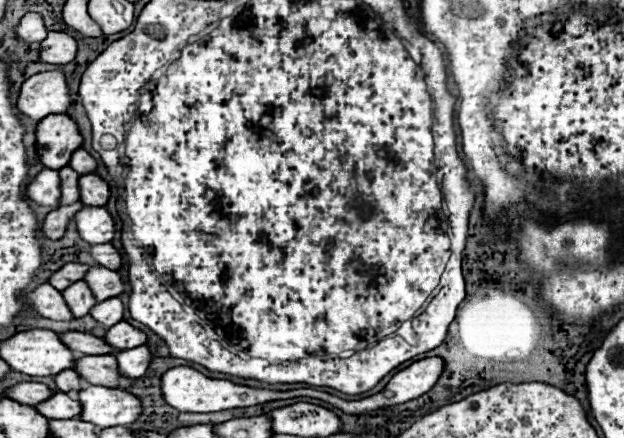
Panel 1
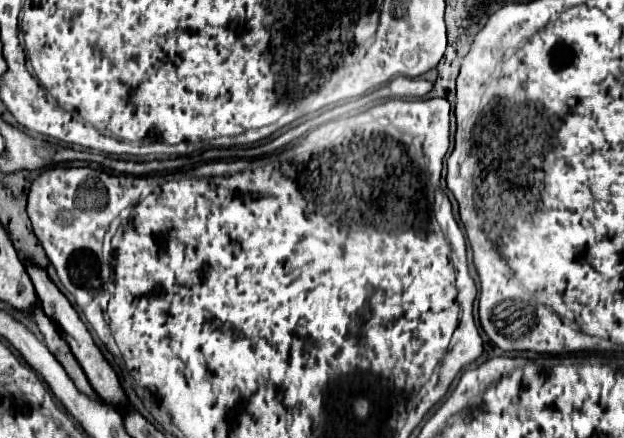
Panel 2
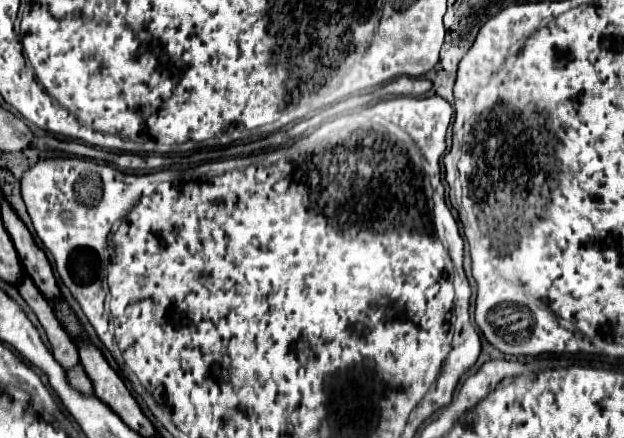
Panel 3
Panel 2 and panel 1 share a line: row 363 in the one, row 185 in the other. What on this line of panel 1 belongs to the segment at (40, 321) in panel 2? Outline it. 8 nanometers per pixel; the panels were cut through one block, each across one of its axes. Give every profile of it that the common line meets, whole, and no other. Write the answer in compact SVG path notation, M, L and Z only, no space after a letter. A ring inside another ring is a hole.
M64 166L60 170L60 206L68 206L80 200L80 190L78 190L78 178L80 174L74 174L70 166Z

